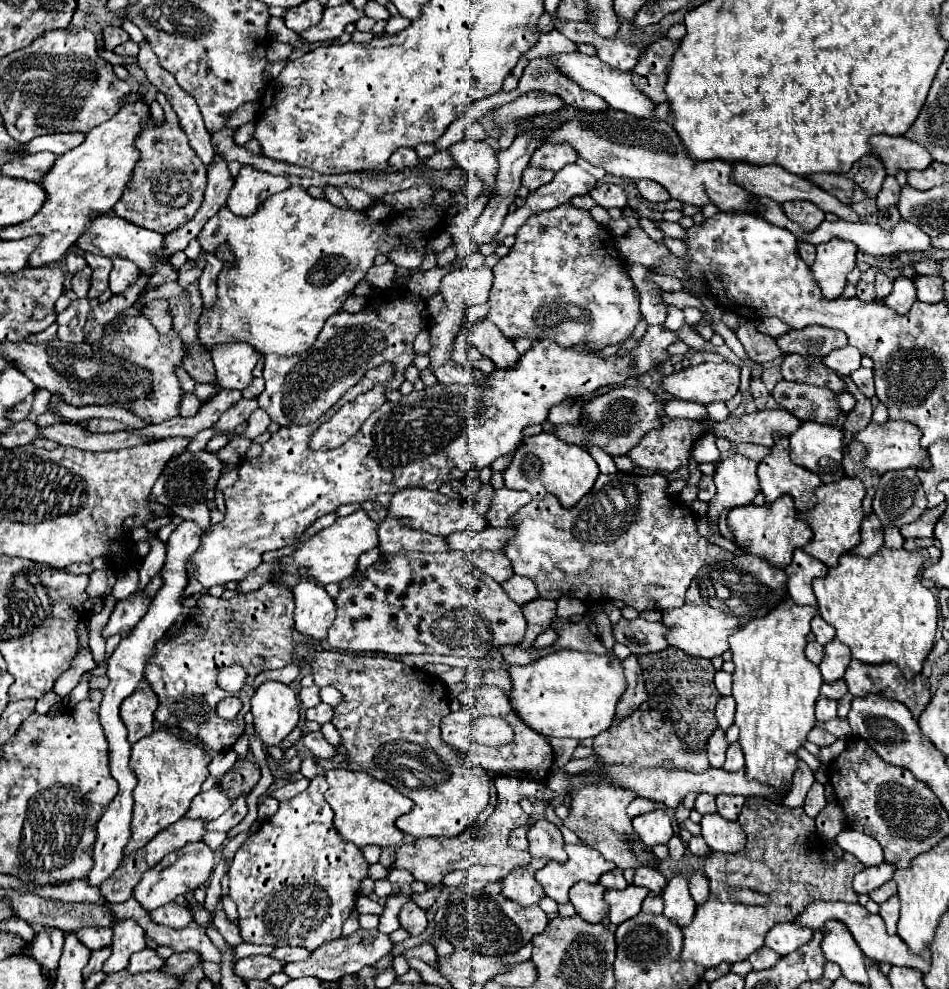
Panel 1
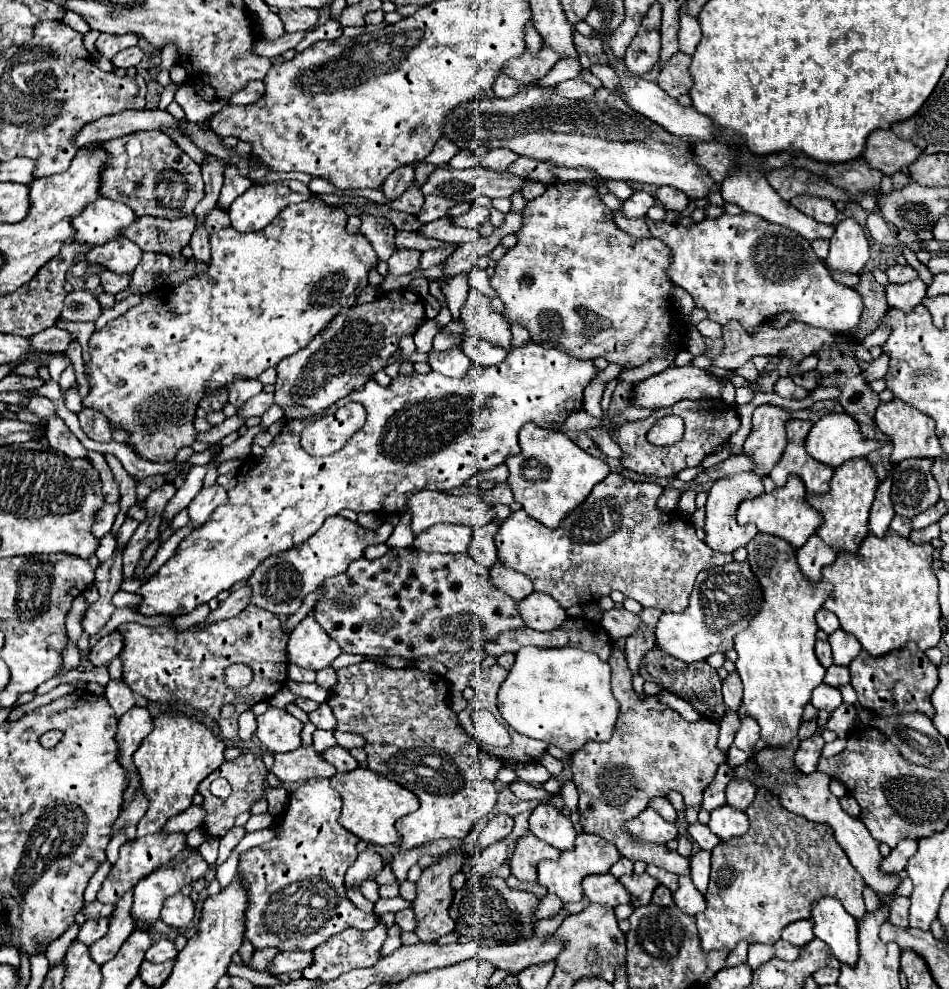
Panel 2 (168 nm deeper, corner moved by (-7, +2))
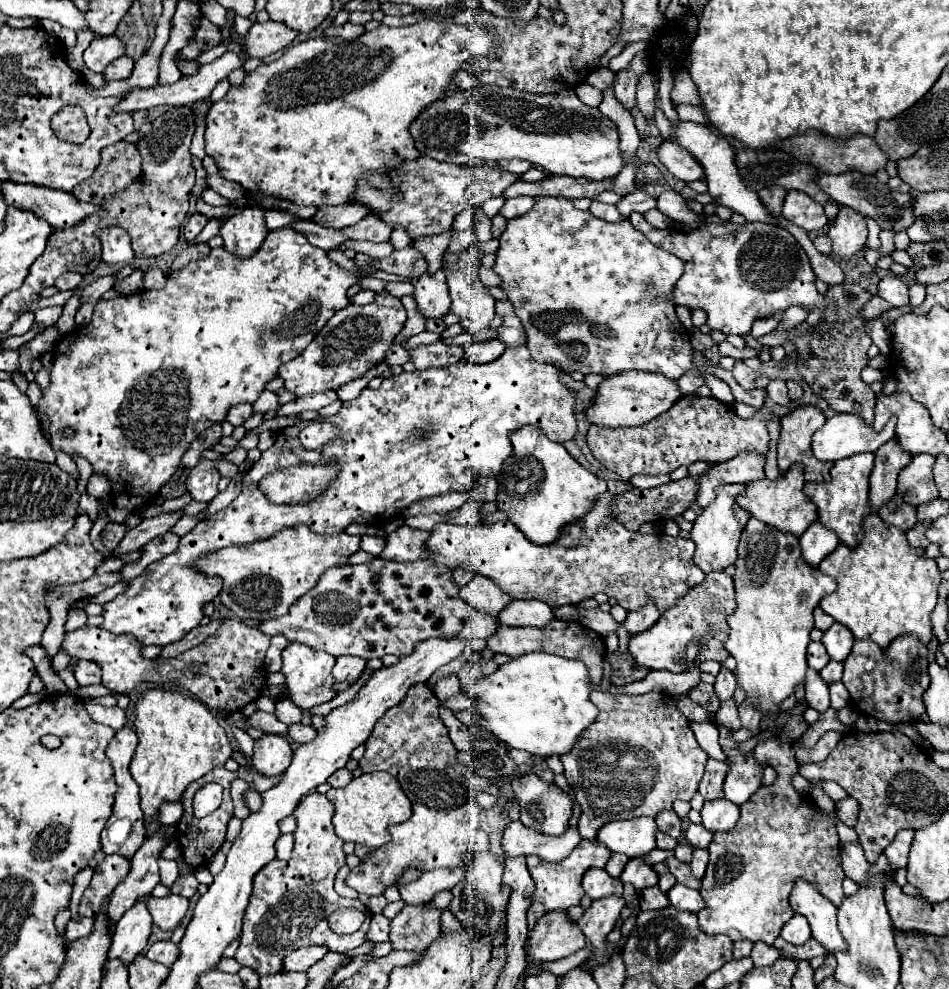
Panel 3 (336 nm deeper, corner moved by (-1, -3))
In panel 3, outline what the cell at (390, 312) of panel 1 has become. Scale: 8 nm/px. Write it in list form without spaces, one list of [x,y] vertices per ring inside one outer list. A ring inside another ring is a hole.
[[[378,293],[376,301],[366,307],[348,305],[346,309],[340,309],[296,359],[280,367],[278,375],[284,379],[284,389],[292,391],[298,397],[338,391],[338,387],[362,377],[370,367],[378,365],[384,359],[404,323],[406,309],[400,299],[392,297],[390,293]]]

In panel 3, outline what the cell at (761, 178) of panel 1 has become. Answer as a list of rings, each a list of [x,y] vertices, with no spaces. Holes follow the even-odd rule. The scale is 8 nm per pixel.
[[[664,141],[658,149],[658,157],[660,163],[680,181],[696,181],[696,179],[704,179],[704,167],[700,167],[700,163],[692,157],[692,153],[684,151],[680,145],[672,143],[672,141]]]

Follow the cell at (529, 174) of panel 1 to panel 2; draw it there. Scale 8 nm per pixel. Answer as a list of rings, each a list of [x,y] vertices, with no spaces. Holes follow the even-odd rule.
[[[528,182],[522,188],[522,196],[524,196],[524,200],[534,200],[534,198],[542,196],[544,190],[546,190],[546,184],[542,184],[542,182]]]

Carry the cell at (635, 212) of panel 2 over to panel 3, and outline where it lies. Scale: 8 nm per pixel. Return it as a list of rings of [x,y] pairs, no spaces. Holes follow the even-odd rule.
[[[636,189],[634,193],[622,197],[622,199],[616,203],[616,209],[618,209],[624,217],[628,217],[628,215],[634,213],[634,211],[646,213],[648,209],[654,209],[654,207],[656,207],[656,199],[650,197],[650,195],[644,193],[644,191],[640,191],[640,189]]]

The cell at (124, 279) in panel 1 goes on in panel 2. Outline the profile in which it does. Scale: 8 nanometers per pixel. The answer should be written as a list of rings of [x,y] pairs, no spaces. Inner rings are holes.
[[[124,236],[114,238],[104,246],[94,247],[86,254],[88,263],[100,264],[116,274],[132,272],[134,266],[140,262],[140,258],[142,258],[142,250]]]

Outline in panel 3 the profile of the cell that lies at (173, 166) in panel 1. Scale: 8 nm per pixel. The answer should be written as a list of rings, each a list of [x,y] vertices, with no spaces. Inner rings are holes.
[[[118,141],[114,145],[104,147],[100,167],[96,167],[96,175],[86,179],[78,187],[74,187],[74,197],[92,205],[102,205],[104,195],[114,195],[126,191],[132,183],[140,179],[140,151],[136,151],[136,143]]]

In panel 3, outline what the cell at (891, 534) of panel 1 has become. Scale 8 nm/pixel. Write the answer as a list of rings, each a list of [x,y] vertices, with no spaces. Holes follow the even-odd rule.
[[[894,497],[890,503],[886,503],[878,515],[888,527],[896,527],[904,533],[908,533],[916,523],[916,509],[912,505],[902,503],[900,497]]]

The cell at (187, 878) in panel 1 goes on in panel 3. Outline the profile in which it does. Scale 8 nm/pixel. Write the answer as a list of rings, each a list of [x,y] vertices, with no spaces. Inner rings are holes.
[[[146,895],[144,899],[138,899],[138,903],[134,903],[118,921],[116,931],[112,935],[108,959],[118,957],[124,963],[130,963],[138,953],[144,951],[152,929],[152,917],[148,915],[146,899],[150,899],[150,895]]]

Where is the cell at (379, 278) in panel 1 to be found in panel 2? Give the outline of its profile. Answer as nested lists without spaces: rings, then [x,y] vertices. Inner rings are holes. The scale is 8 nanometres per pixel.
[[[396,250],[390,260],[388,260],[388,272],[394,276],[402,276],[402,274],[410,274],[412,270],[416,270],[420,266],[420,254],[418,250]]]

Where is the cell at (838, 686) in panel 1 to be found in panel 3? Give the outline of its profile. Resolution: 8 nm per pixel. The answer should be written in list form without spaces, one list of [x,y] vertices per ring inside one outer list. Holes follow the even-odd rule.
[[[830,661],[822,671],[820,671],[824,683],[834,683],[834,681],[840,681],[842,679],[842,663],[838,661]]]

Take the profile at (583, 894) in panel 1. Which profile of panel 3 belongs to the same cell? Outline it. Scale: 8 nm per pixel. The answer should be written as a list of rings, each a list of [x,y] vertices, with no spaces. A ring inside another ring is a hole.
[[[590,869],[582,879],[582,887],[590,899],[622,895],[622,881],[610,877],[604,869]]]

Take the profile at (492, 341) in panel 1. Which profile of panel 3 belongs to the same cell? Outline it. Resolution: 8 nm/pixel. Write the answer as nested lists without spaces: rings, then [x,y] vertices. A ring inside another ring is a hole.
[[[468,247],[460,255],[450,255],[444,259],[446,265],[450,265],[454,261],[460,261],[462,267],[458,271],[448,271],[448,287],[450,287],[450,297],[452,297],[450,311],[460,317],[464,331],[468,331],[472,337],[476,337],[478,333],[490,329],[490,321],[494,319],[494,297],[486,291],[486,287],[478,279],[478,265],[476,265],[478,249],[476,247]]]

